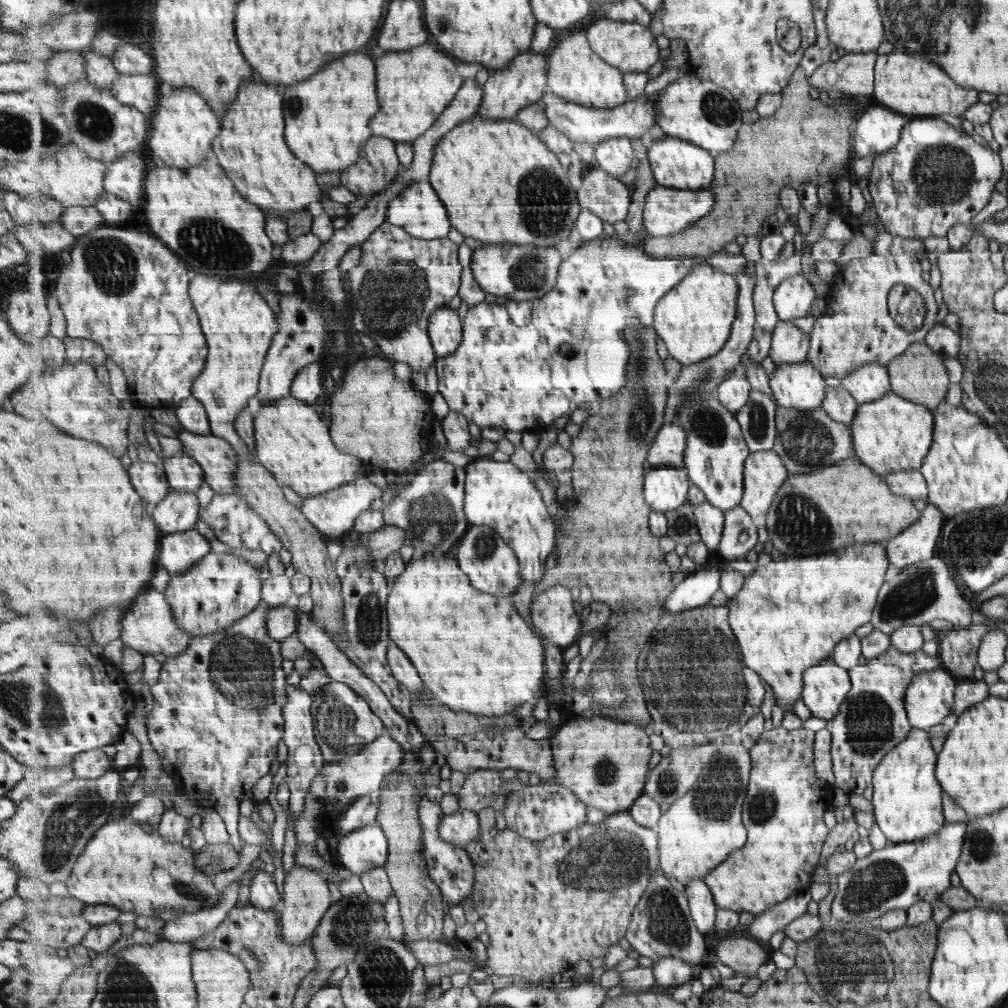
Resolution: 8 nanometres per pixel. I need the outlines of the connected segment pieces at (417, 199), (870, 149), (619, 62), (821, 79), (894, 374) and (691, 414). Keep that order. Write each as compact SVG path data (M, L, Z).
M429 180L409 184L395 200L391 200L386 221L405 229L415 238L429 241L447 238L447 234L453 230L450 214Z
M875 104L856 122L854 149L856 158L869 158L894 149L908 117Z
M609 18L599 19L587 28L587 38L591 48L611 65L619 67L626 75L647 73L659 62L659 46L654 31L639 23L616 21Z
M846 52L838 61L821 65L809 77L810 86L825 92L842 92L851 95L872 95L875 90L876 52Z
M914 343L910 345L905 352L889 361L885 367L890 378L890 392L909 402L919 403L929 410L935 409L947 392L949 382L947 382L943 360L926 344Z
M717 392L703 398L687 398L677 411L674 422L687 431L684 468L689 471L690 482L703 490L713 506L724 511L737 508L746 489L746 460L751 453L737 416L719 400Z

